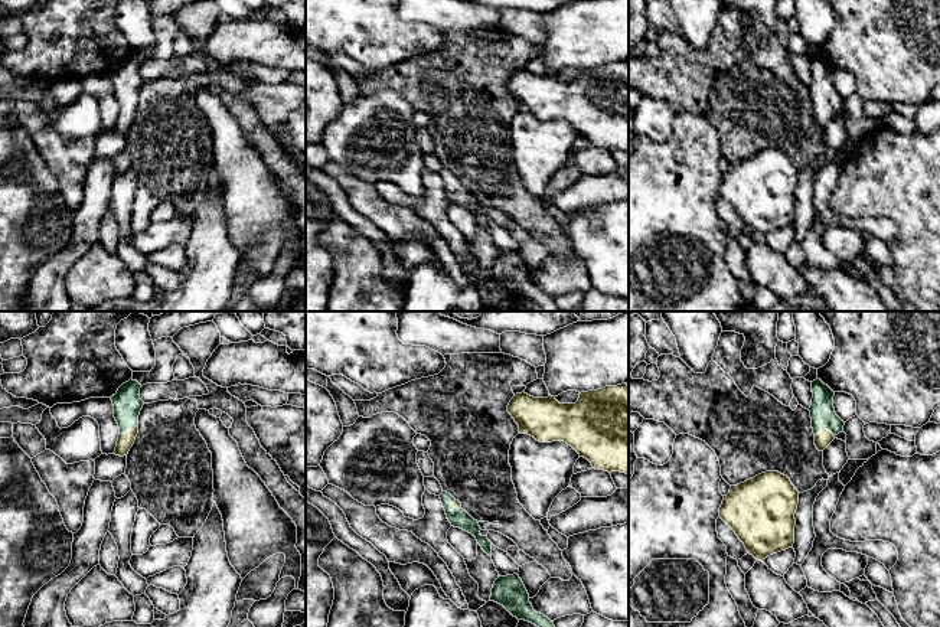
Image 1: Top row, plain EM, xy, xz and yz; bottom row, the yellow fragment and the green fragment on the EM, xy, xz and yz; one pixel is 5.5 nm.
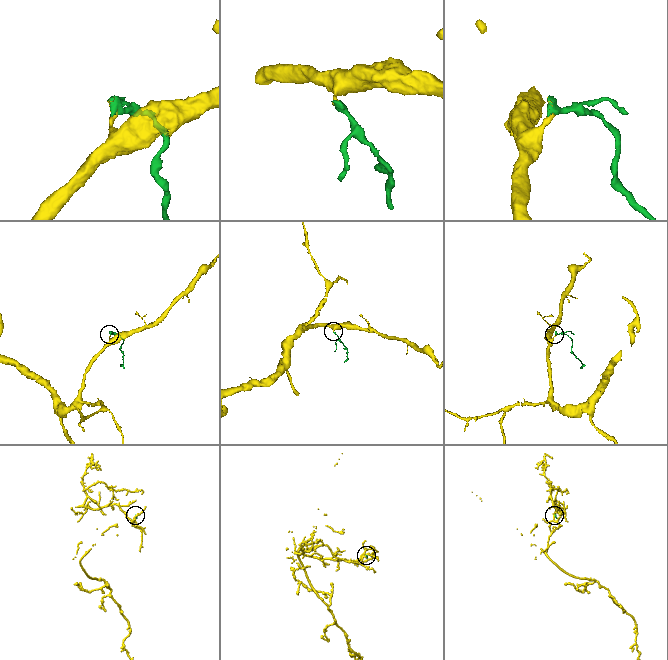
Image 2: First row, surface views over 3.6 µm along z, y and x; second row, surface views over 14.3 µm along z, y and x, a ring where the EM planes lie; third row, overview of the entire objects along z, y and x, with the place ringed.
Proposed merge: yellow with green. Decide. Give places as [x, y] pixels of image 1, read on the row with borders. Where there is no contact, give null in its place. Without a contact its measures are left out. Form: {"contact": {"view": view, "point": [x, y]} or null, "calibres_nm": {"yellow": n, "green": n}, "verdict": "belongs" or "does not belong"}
{"contact": {"view": "yz", "point": [825, 430]}, "calibres_nm": {"yellow": 90, "green": 140}, "verdict": "belongs"}

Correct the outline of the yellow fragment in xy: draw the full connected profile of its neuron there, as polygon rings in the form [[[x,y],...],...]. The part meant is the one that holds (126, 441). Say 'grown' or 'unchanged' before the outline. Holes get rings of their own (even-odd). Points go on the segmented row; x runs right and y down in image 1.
grown; [[[130,379],[123,383],[117,393],[111,398],[114,405],[114,418],[120,428],[120,435],[114,454],[124,457],[133,447],[138,434],[138,415],[144,405],[140,399],[141,385]]]

